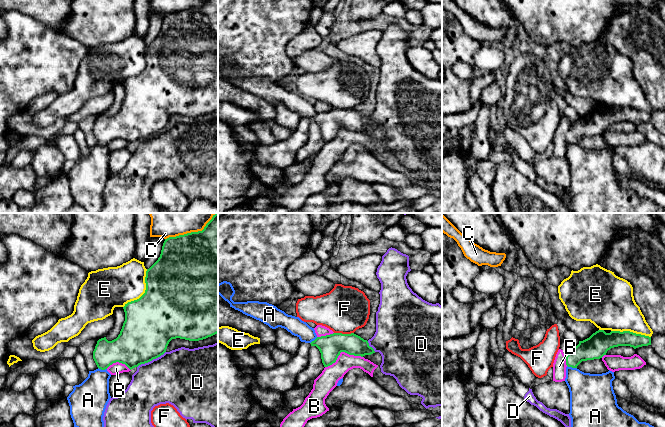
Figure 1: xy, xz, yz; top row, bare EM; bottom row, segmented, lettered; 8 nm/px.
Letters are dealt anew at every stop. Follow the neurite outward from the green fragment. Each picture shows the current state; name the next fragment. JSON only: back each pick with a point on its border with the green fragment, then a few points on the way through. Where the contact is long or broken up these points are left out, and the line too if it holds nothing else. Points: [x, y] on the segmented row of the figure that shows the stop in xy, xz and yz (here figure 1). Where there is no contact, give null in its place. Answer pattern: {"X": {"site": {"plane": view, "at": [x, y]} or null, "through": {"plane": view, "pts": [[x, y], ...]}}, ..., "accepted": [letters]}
{"accepted": []}

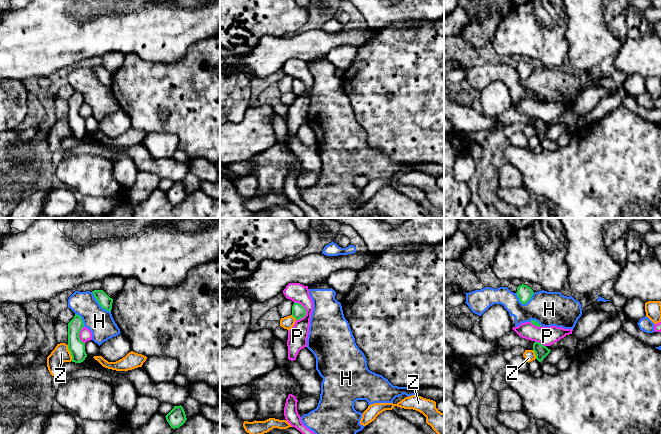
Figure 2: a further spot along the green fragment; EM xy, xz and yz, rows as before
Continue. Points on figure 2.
{"accepted": []}

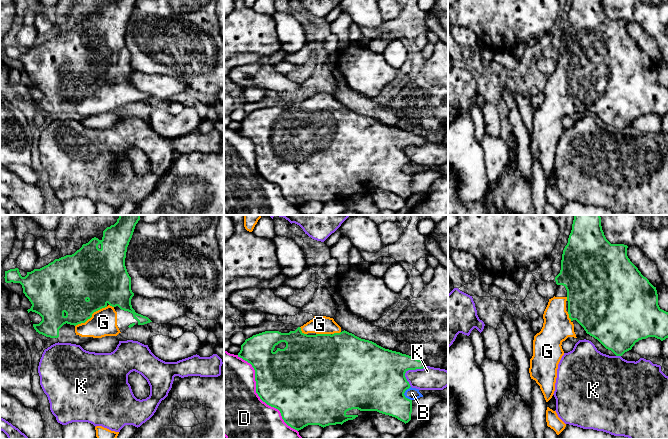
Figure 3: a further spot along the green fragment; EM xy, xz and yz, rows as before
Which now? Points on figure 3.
{"G": {"site": {"plane": "xy", "at": [91, 316]}, "through": {"plane": "xy", "pts": [[69, 294], [91, 316], [103, 322]]}}, "accepted": ["G"]}

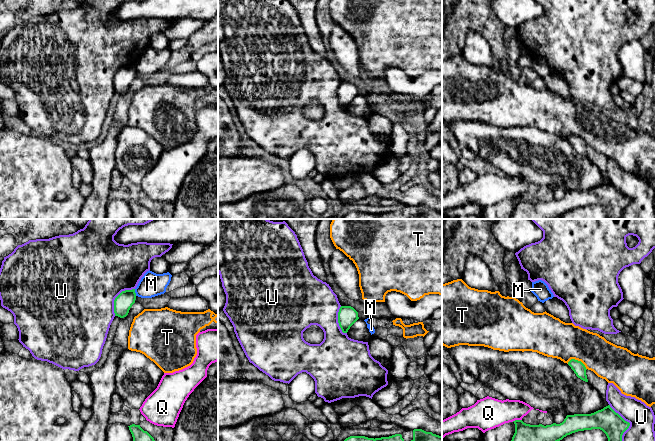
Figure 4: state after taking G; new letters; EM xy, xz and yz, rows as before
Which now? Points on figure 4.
{"accepted": []}

